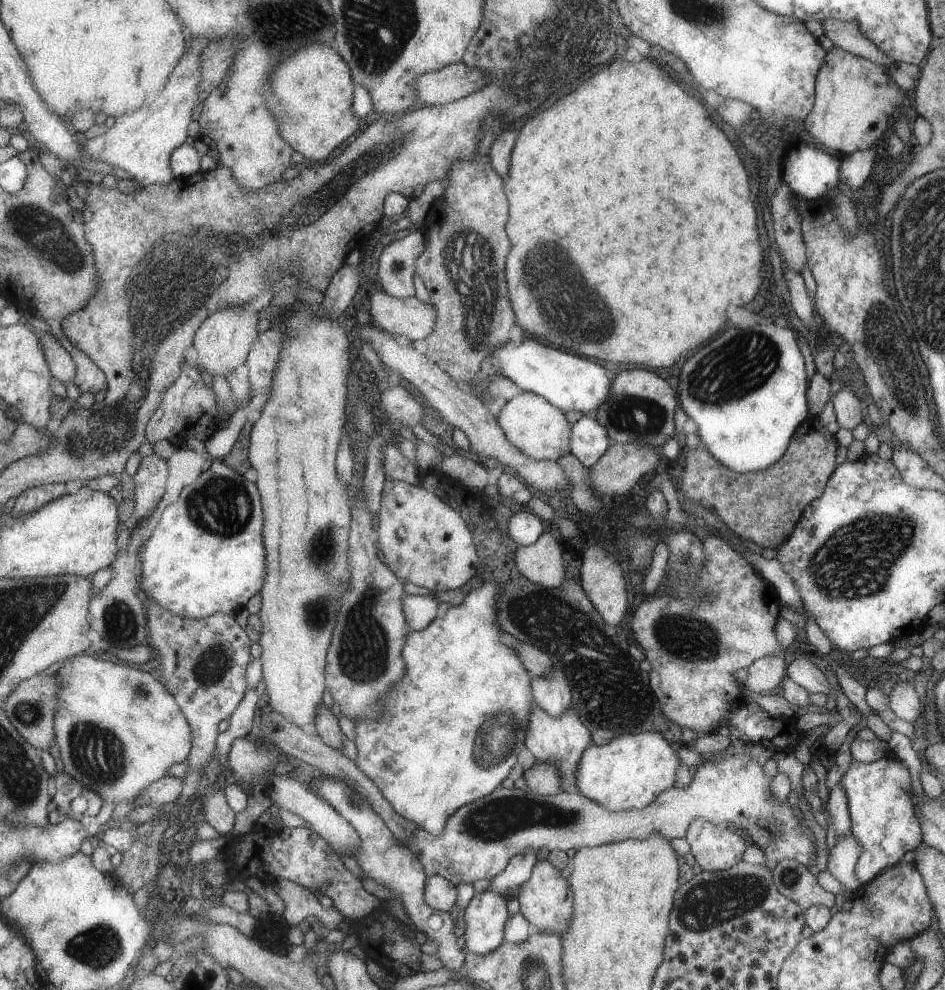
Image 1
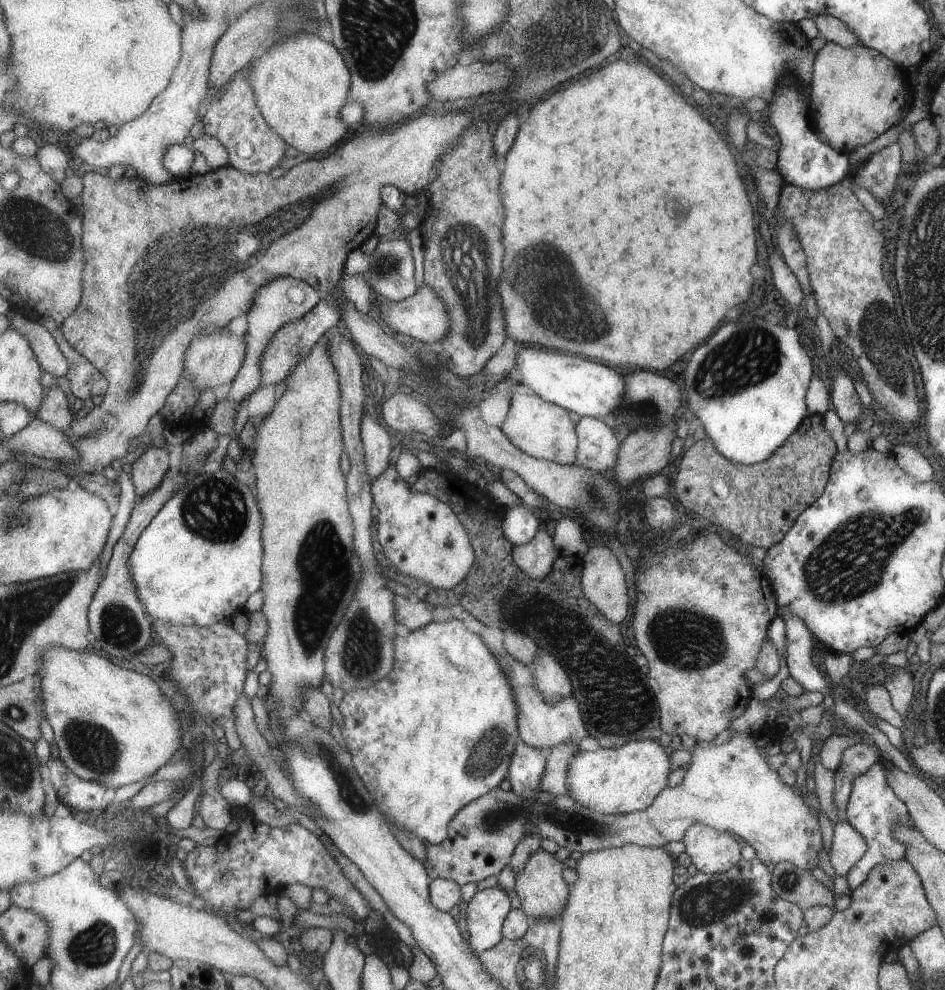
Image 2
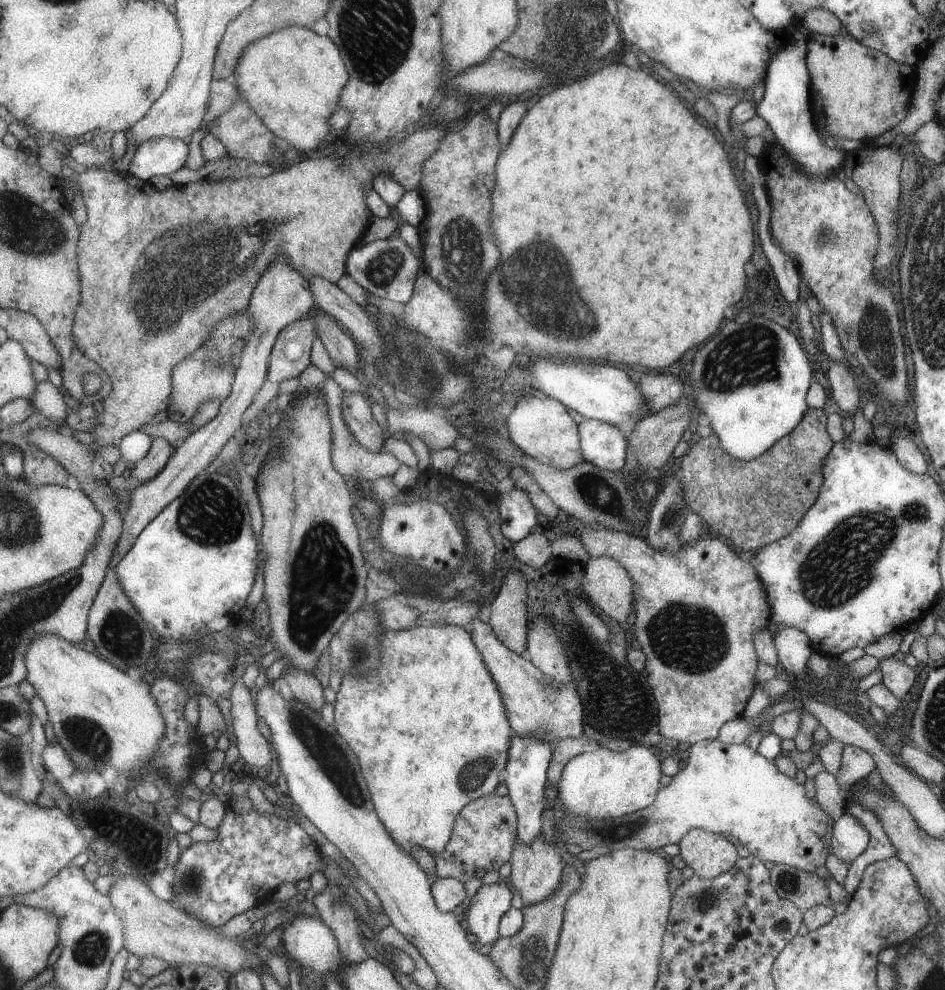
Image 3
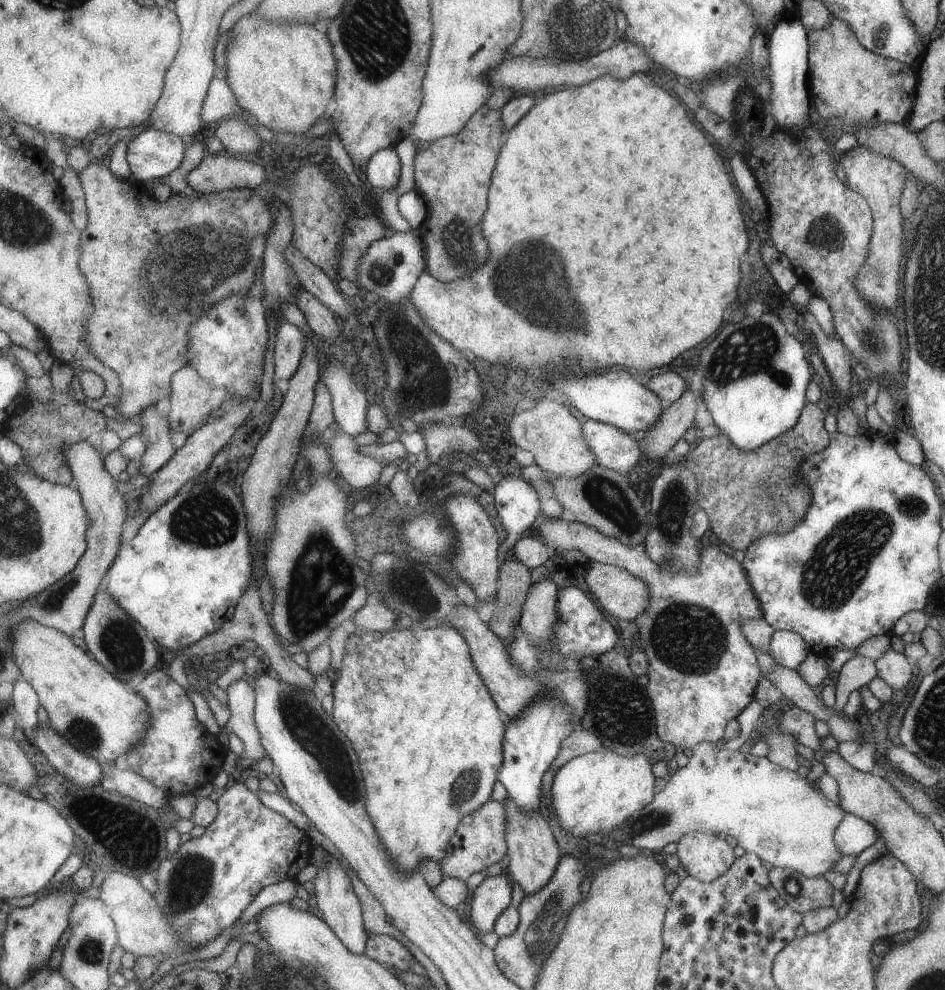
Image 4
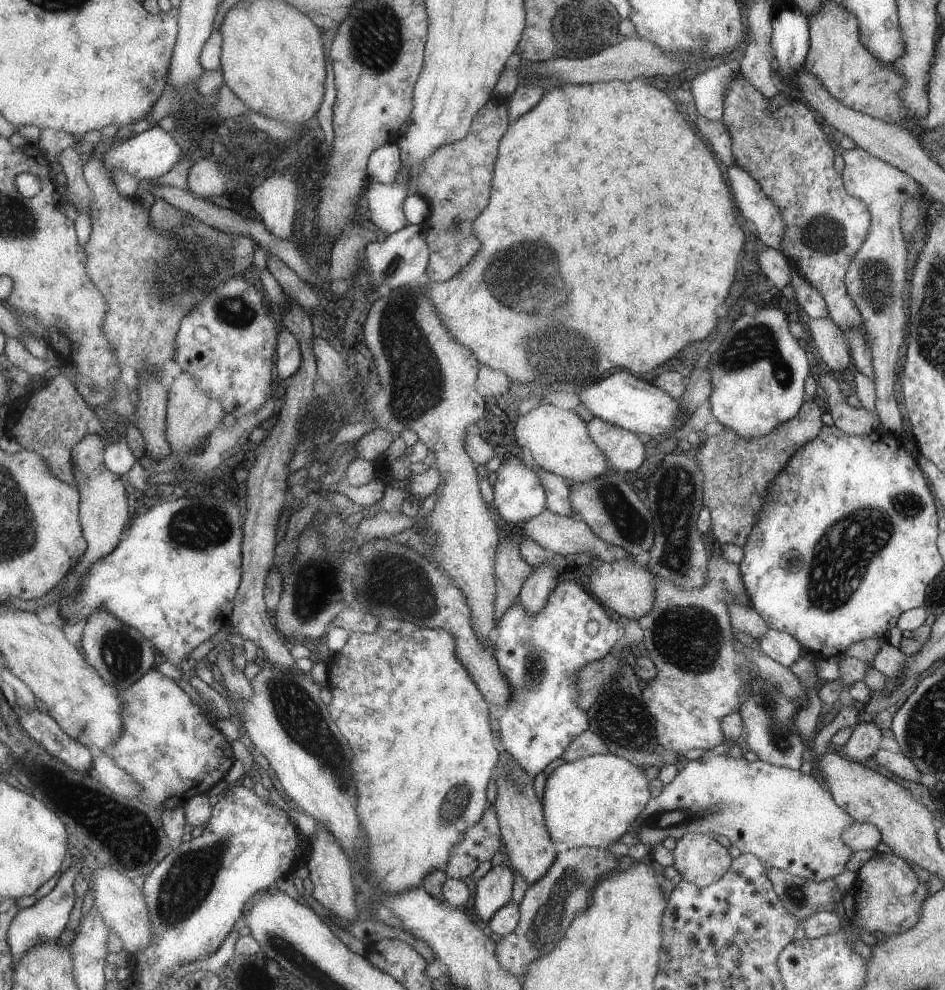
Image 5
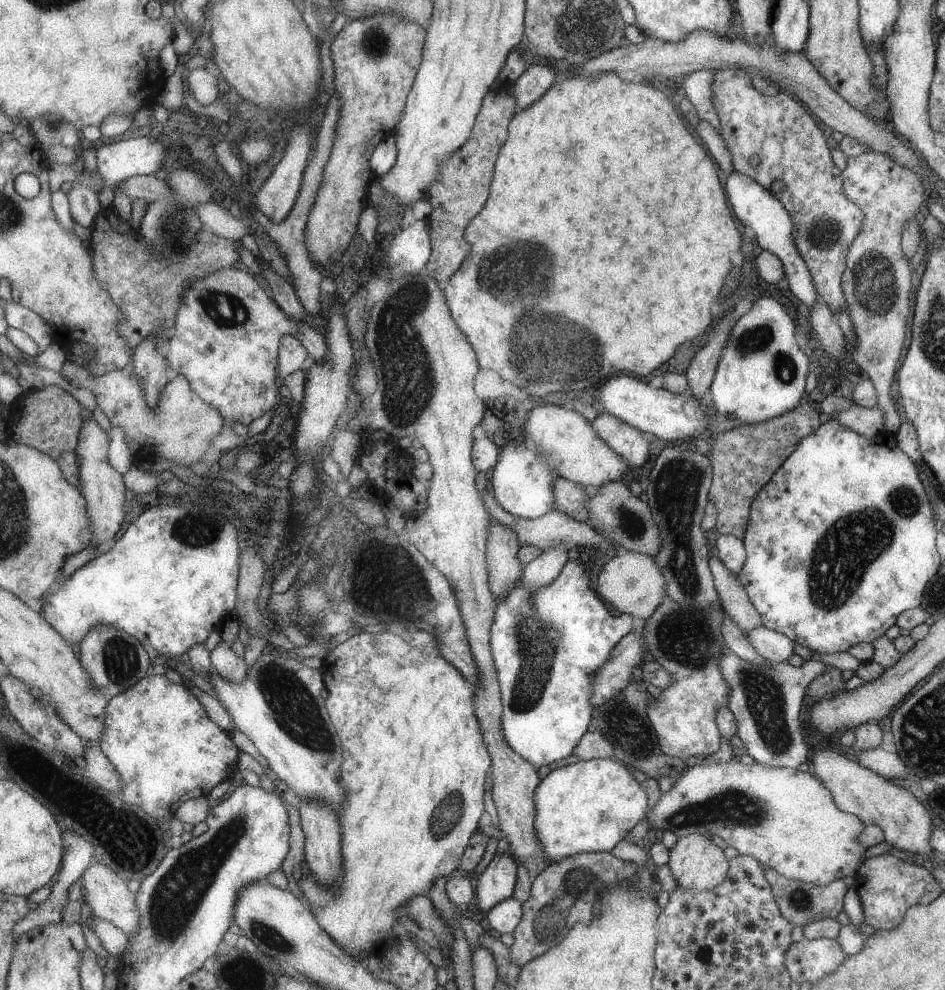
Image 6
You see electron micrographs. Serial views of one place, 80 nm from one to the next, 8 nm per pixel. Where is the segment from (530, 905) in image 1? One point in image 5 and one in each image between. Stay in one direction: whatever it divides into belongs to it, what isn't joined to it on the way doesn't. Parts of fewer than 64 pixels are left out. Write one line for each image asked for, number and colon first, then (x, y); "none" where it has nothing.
2: (542, 892)
3: (535, 869)
4: (532, 852)
5: (530, 850)

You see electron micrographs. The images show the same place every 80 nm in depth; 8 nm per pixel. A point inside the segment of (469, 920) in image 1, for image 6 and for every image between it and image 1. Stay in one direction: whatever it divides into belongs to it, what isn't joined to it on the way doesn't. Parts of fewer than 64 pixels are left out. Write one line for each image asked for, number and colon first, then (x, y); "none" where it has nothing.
2: (486, 909)
3: (490, 902)
4: (490, 898)
5: (492, 891)
6: (496, 881)

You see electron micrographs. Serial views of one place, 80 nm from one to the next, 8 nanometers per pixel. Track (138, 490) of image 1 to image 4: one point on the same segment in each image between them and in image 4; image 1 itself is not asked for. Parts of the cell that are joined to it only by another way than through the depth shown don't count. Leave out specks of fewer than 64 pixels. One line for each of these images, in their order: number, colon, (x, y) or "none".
2: (148, 470)
3: (147, 468)
4: (156, 431)

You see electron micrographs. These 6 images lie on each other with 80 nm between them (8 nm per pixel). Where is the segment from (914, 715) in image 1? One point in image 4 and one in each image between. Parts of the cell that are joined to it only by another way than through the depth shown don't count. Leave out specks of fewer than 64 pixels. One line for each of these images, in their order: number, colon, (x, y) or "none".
2: (897, 682)
3: (897, 676)
4: (892, 667)

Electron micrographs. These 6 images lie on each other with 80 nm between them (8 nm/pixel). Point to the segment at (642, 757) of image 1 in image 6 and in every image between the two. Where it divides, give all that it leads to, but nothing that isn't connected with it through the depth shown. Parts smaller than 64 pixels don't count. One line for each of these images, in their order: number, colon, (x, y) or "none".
2: (615, 781)
3: (601, 784)
4: (594, 793)
5: (589, 802)
6: (587, 807)

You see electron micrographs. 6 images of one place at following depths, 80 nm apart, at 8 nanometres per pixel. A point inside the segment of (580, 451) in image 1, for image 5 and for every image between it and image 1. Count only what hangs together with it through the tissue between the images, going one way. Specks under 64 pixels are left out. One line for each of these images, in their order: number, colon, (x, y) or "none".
2: (598, 444)
3: (603, 445)
4: (613, 449)
5: (623, 449)

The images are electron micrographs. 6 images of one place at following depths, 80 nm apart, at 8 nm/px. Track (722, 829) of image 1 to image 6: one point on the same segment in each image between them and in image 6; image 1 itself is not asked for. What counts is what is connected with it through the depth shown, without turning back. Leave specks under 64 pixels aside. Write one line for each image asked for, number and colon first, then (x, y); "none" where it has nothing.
2: (712, 852)
3: (708, 854)
4: (703, 856)
5: (698, 859)
6: (696, 864)

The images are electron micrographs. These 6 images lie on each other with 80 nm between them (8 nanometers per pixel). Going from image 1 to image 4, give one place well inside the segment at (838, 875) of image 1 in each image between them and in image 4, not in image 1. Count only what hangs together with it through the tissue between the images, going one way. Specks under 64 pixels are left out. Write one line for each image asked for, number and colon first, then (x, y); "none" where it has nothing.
2: (847, 846)
3: (849, 838)
4: (853, 835)

